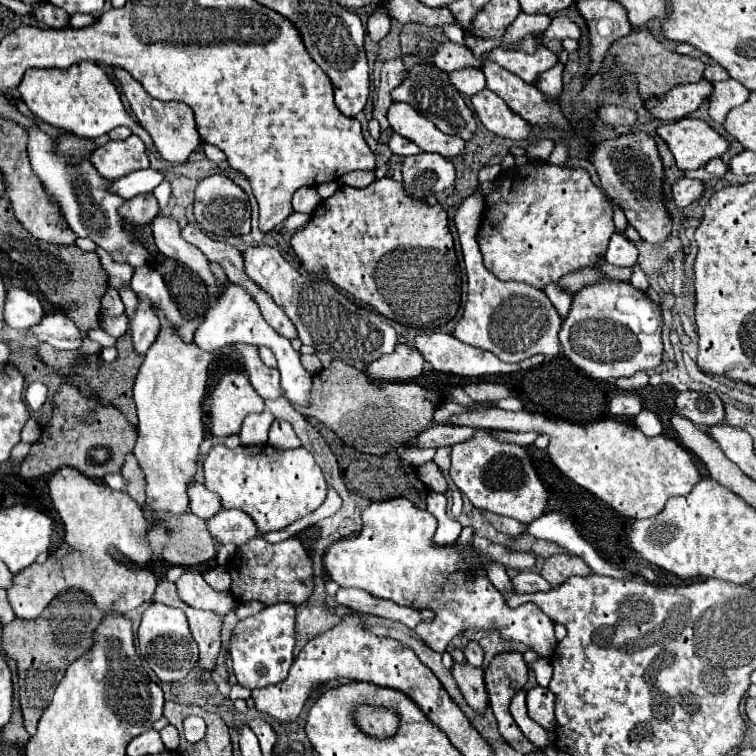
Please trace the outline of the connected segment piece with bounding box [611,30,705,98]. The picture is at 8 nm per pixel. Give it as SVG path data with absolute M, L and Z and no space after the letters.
M633 30L629 36L617 40L617 44L611 46L611 52L615 54L615 60L625 68L623 72L635 76L641 98L659 96L659 94L665 94L665 90L669 90L673 86L703 80L705 64L701 60L677 54L675 50L667 50L661 42L657 42L653 38L653 34L649 30L637 30L637 32Z

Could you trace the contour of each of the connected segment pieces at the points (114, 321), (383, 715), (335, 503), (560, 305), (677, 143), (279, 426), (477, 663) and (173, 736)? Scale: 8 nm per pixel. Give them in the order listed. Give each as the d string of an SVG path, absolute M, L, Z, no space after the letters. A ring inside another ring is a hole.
M121 314L121 316L117 316L117 318L103 316L103 318L101 318L101 328L103 328L105 332L109 332L111 336L119 338L119 336L123 336L123 334L127 332L127 316L125 316L125 314Z
M359 708L357 724L369 734L385 738L397 730L397 716L385 708Z
M329 488L329 492L327 492L327 500L315 510L315 516L317 518L325 518L325 516L333 516L339 508L341 508L341 496L333 490L333 488Z
M549 284L549 286L545 286L545 290L543 290L545 294L547 294L547 298L551 300L551 304L555 306L555 310L561 314L561 318L565 318L567 316L567 312L569 312L569 304L571 304L571 296L567 294L567 292L563 292L557 284Z
M681 118L663 124L657 128L657 134L667 142L683 172L697 170L729 150L729 140L699 118Z
M275 420L269 430L269 444L279 450L287 450L287 448L297 448L301 442L287 420Z
M469 642L467 648L465 648L465 656L467 656L467 662L475 668L481 668L483 666L483 650L477 642Z
M171 724L165 726L161 730L161 740L163 740L167 750L177 750L177 746L179 746L179 732L177 732L177 728L171 726Z

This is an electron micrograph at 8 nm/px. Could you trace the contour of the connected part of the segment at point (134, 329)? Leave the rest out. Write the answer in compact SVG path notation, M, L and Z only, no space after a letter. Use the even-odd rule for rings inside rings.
M139 300L137 310L131 318L131 336L133 336L135 352L145 354L157 340L159 332L161 332L161 322L153 304L149 300Z

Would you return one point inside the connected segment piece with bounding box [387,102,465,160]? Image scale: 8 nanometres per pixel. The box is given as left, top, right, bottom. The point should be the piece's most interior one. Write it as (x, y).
(404, 120)

